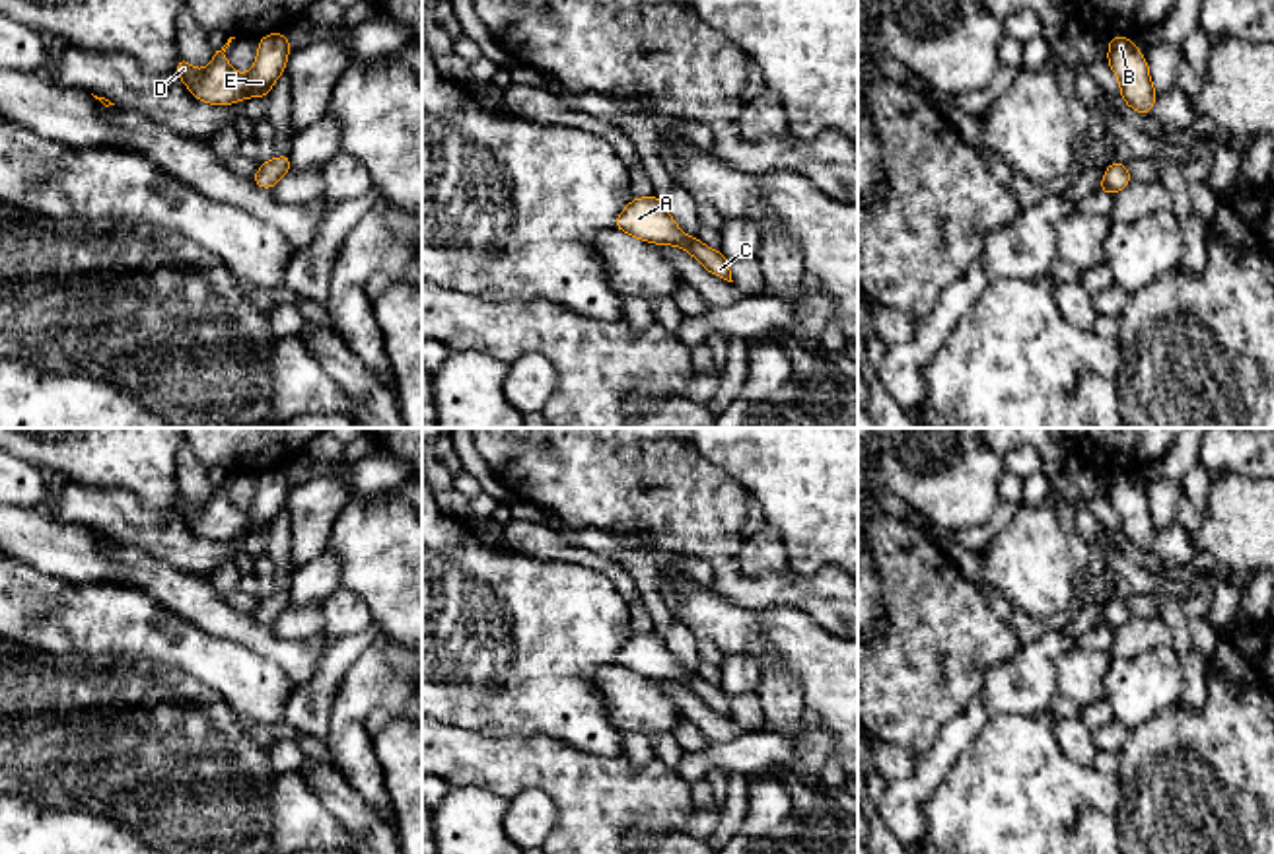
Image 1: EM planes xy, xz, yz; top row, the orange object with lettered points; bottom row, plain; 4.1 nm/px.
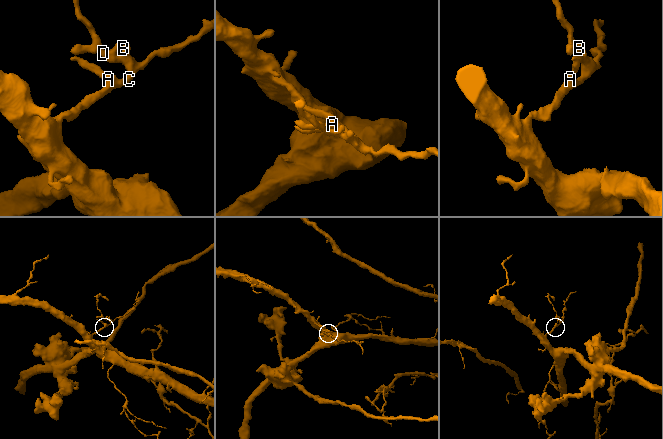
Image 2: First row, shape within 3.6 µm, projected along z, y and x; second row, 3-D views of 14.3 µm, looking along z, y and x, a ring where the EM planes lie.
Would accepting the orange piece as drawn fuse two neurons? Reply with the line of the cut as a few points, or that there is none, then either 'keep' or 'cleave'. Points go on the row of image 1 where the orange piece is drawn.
no cut | keep

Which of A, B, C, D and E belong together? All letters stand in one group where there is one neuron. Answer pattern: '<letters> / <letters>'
A B C D E

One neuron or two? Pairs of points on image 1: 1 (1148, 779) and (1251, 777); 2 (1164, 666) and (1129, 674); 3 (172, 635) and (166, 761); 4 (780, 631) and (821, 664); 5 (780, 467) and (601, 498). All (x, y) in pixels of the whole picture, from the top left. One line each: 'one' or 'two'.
1: one
2: one
3: two
4: one
5: two

